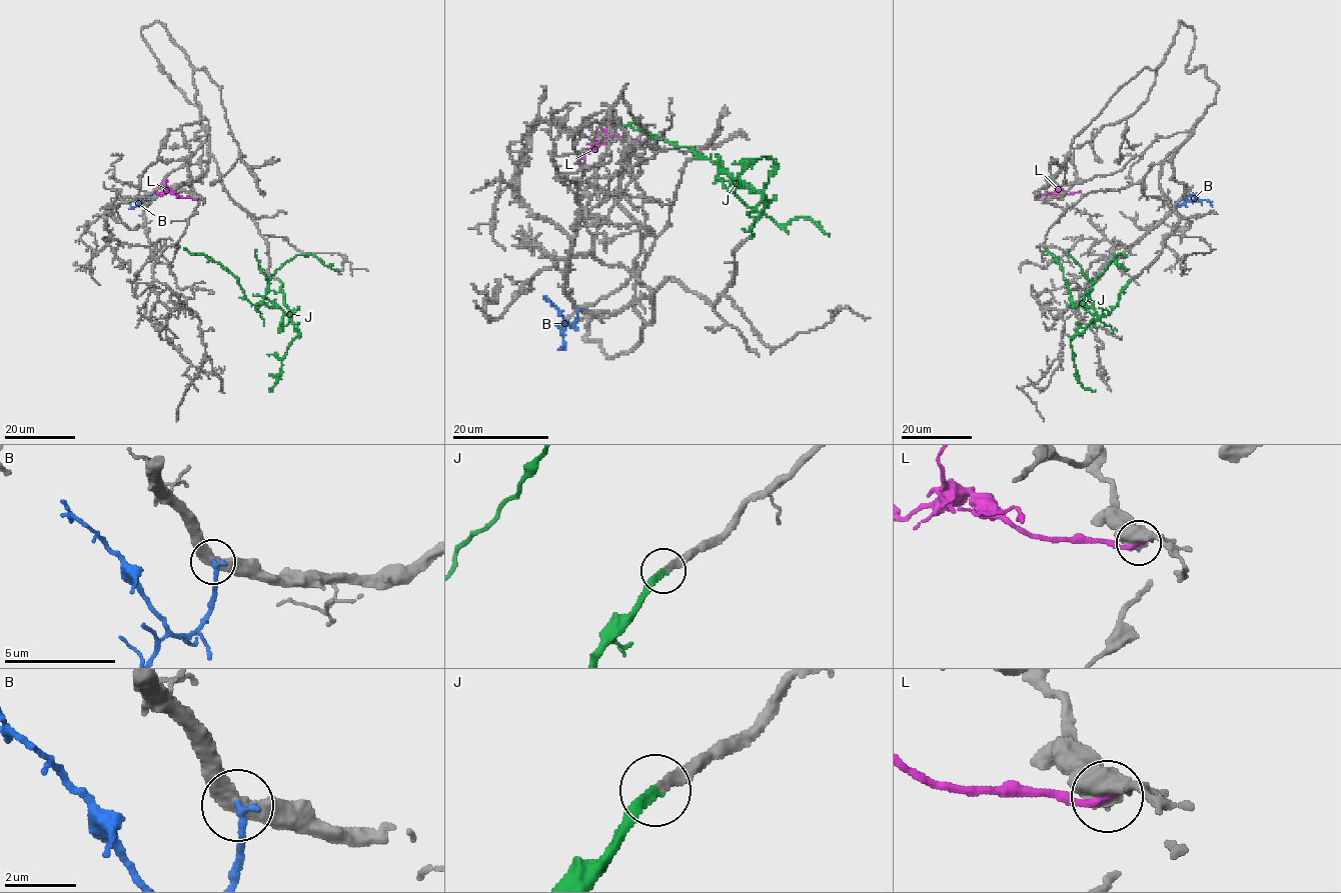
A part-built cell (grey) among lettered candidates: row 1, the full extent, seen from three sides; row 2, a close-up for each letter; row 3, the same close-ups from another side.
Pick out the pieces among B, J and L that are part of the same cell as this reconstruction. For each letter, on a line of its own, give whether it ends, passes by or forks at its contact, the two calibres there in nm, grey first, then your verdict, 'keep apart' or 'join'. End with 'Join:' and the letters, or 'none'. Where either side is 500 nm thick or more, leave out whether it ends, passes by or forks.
B: it ends; calibres 440 and 200 nm; keep apart
J: it ends; calibres 200 and 260 nm; join
L: calibres 550 and 240 nm; keep apart
Join: J

